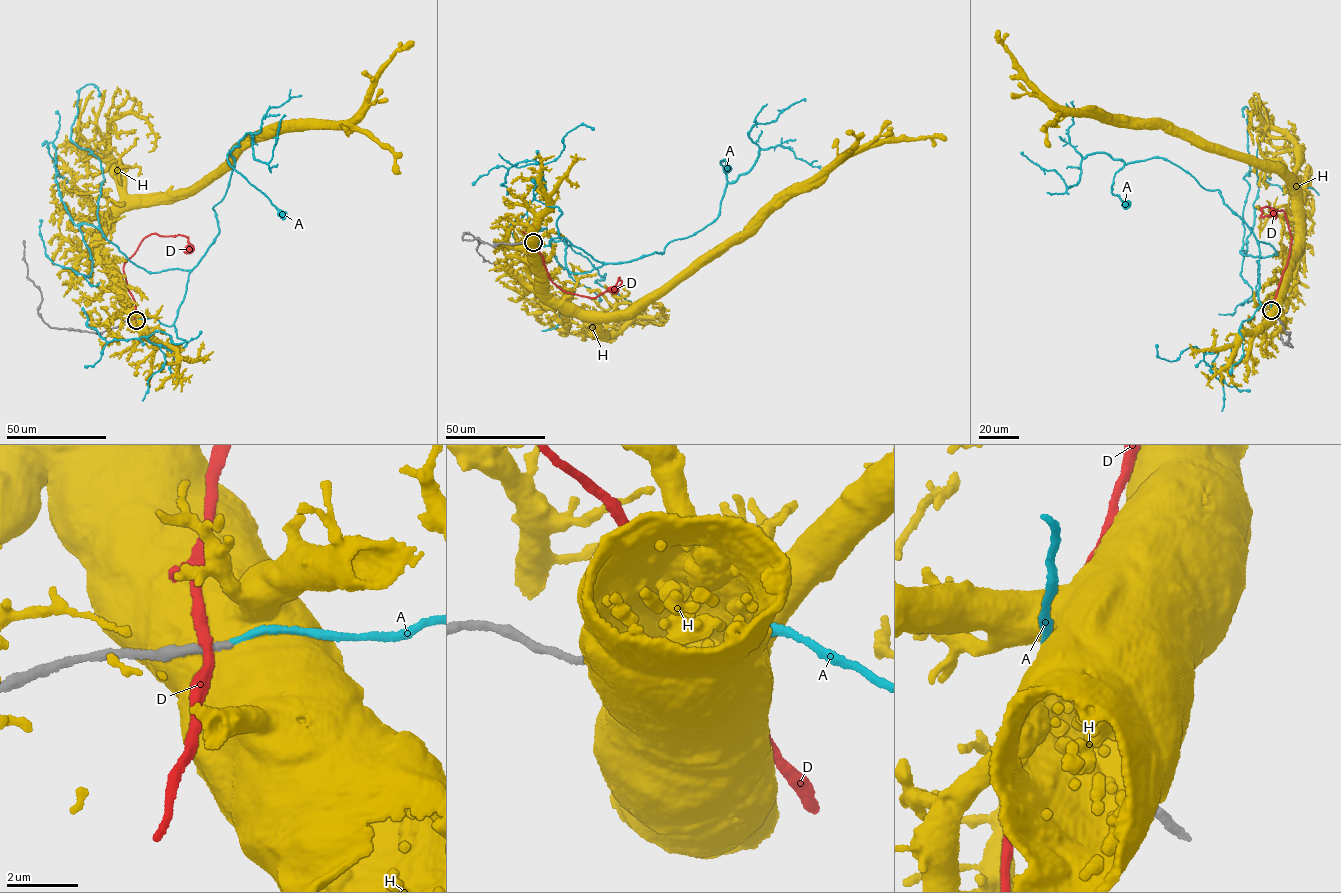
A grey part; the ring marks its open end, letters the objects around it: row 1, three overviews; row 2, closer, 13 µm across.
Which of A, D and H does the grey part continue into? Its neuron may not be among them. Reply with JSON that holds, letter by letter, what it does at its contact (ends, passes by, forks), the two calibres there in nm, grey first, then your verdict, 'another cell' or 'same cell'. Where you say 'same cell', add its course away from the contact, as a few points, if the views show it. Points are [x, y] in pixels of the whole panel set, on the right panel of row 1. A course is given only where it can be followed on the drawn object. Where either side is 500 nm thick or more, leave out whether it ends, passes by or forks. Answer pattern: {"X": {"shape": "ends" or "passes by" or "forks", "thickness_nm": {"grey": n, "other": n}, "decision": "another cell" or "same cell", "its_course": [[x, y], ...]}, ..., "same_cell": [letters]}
{"A": {"shape": "ends", "thickness_nm": {"grey": 200, "other": 160}, "decision": "same cell", "its_course": [[1272, 310], [1259, 300], [1256, 241], [1218, 189], [1149, 159], [1114, 176], [1111, 191], [1126, 204]]}, "D": {"shape": "passes by", "thickness_nm": {"grey": 280, "other": 280}, "decision": "another cell"}, "H": {"thickness_nm": {"grey": 240, "other": 850}, "decision": "another cell"}, "same_cell": ["A"]}

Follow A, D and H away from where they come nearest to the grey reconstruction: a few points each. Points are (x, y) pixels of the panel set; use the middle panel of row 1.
A: (533, 242), (545, 246), (562, 238), (606, 263), (664, 252), (718, 217), (728, 182), (720, 160), (727, 168)
D: (532, 242), (542, 255), (550, 278), (567, 292), (597, 296), (620, 286), (619, 277), (615, 289)
H: (533, 243), (550, 294), (585, 314), (607, 314), (657, 295), (703, 265), (781, 207), (782, 197)

